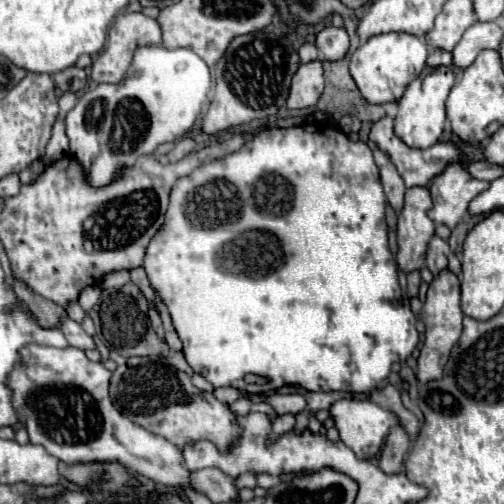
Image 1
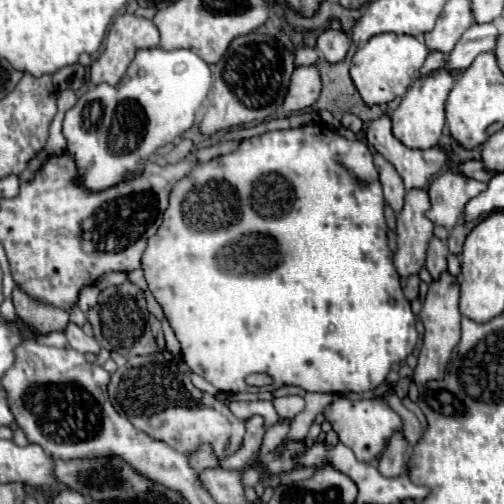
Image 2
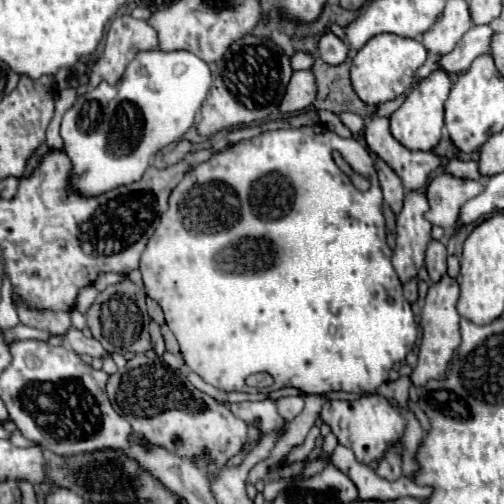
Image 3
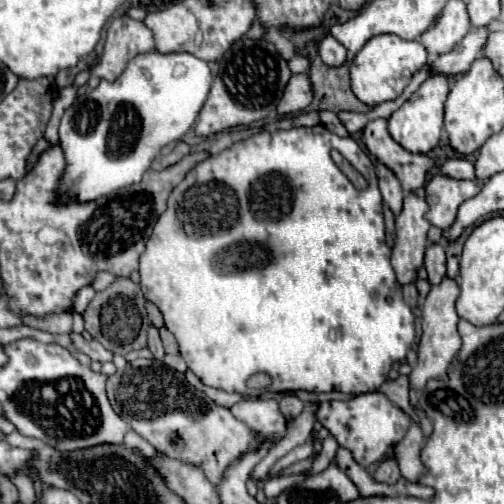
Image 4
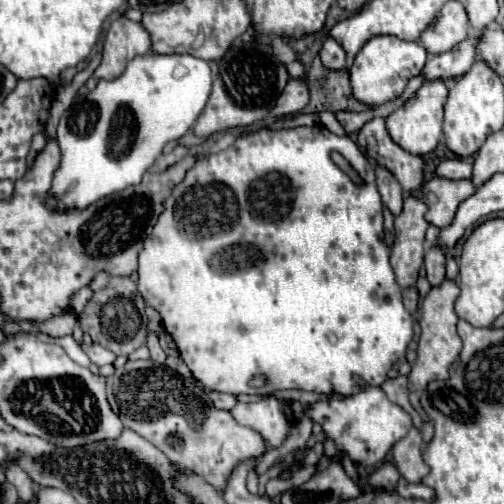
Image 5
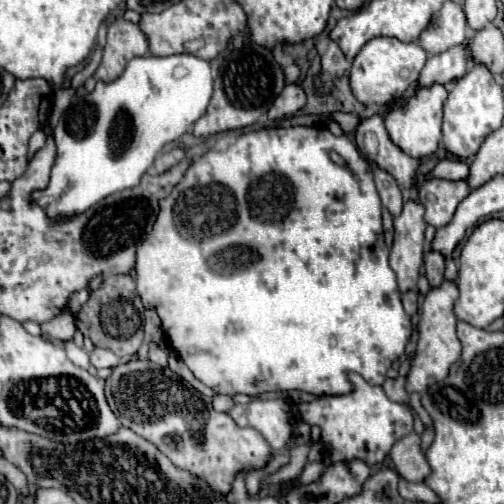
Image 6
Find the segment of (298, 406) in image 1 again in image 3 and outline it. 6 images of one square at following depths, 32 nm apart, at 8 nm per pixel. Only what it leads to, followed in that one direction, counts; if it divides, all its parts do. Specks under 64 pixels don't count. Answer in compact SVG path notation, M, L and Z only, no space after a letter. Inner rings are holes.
M302 396L278 398L278 400L276 400L276 406L278 406L280 416L282 416L286 422L290 422L290 420L294 420L294 418L300 414L300 410L304 408L304 398L302 398Z

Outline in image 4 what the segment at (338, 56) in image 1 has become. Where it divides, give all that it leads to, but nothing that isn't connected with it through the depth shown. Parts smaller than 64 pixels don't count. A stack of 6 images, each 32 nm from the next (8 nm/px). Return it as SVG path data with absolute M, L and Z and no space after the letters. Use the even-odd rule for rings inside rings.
M330 34L322 40L318 52L320 52L322 62L328 66L342 66L346 62L346 48Z

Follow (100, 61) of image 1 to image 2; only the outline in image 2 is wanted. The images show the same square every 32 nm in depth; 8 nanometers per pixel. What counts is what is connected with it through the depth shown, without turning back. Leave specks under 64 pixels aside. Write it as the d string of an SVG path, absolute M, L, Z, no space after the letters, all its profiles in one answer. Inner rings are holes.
M120 14L120 16L116 16L116 20L112 22L112 26L108 30L104 52L90 66L90 80L94 84L100 84L100 82L118 84L120 78L124 76L128 64L132 62L134 54L138 50L142 50L142 48L156 48L158 44L160 44L160 38L158 38L158 32L156 32L156 26L152 24L152 20L138 18L134 14Z

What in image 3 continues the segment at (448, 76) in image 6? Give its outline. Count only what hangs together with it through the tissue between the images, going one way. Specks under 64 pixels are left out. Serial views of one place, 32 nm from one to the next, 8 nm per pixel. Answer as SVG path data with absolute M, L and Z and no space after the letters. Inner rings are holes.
M472 26L450 54L438 58L438 68L448 74L466 72L480 54L488 52L490 38L492 38L490 26Z

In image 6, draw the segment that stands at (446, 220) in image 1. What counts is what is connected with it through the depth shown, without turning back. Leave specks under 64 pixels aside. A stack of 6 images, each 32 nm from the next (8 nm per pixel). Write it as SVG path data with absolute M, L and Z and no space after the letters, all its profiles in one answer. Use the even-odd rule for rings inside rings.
M426 180L418 188L418 200L426 210L424 214L426 224L434 228L446 226L452 220L456 206L468 196L468 192L470 188L464 180L458 180L458 182Z

